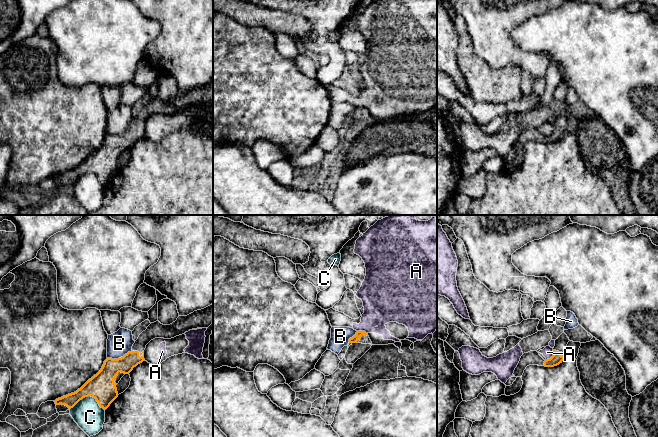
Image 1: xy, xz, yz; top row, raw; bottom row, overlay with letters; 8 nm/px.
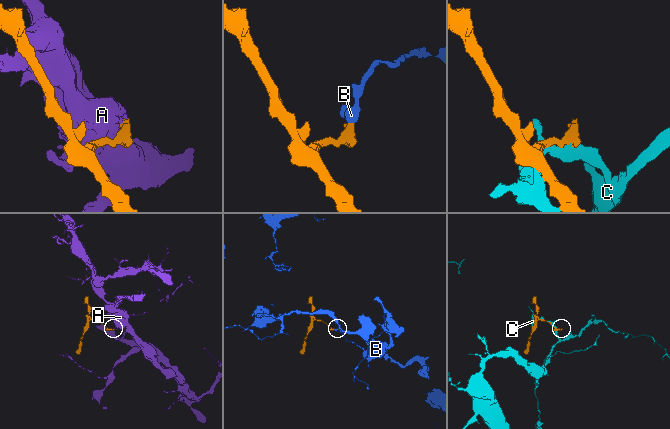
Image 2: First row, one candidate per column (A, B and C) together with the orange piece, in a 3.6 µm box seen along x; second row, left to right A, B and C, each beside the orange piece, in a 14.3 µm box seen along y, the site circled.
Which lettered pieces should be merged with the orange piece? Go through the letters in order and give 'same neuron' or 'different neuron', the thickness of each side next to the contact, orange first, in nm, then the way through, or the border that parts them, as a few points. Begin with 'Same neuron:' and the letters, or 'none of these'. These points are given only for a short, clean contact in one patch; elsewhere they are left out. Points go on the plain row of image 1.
Same neuron: none of these
A: different neuron; calibres 90 and 90 nm; border yz (553, 126), (553, 130), (546, 136)
B: different neuron; calibres 200 and 190 nm; border xy (131, 126), (120, 133), (107, 134)
C: different neuron; calibres 220 and 240 nm

